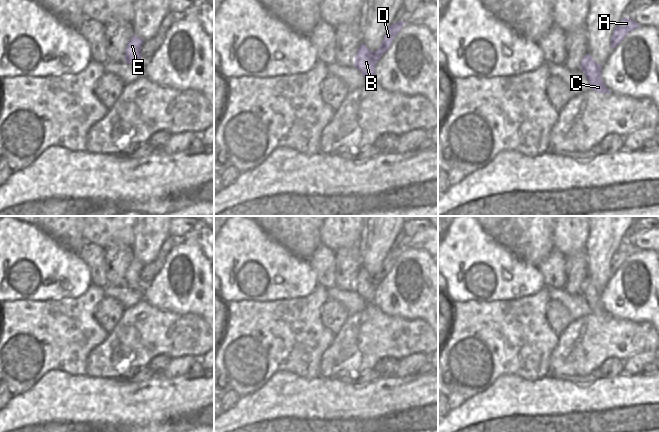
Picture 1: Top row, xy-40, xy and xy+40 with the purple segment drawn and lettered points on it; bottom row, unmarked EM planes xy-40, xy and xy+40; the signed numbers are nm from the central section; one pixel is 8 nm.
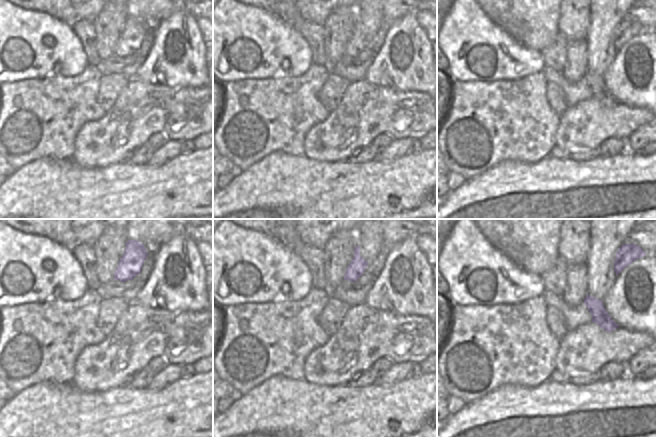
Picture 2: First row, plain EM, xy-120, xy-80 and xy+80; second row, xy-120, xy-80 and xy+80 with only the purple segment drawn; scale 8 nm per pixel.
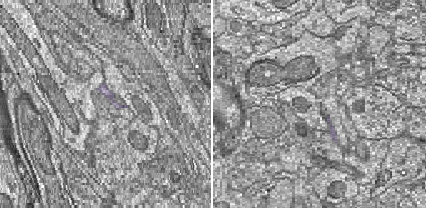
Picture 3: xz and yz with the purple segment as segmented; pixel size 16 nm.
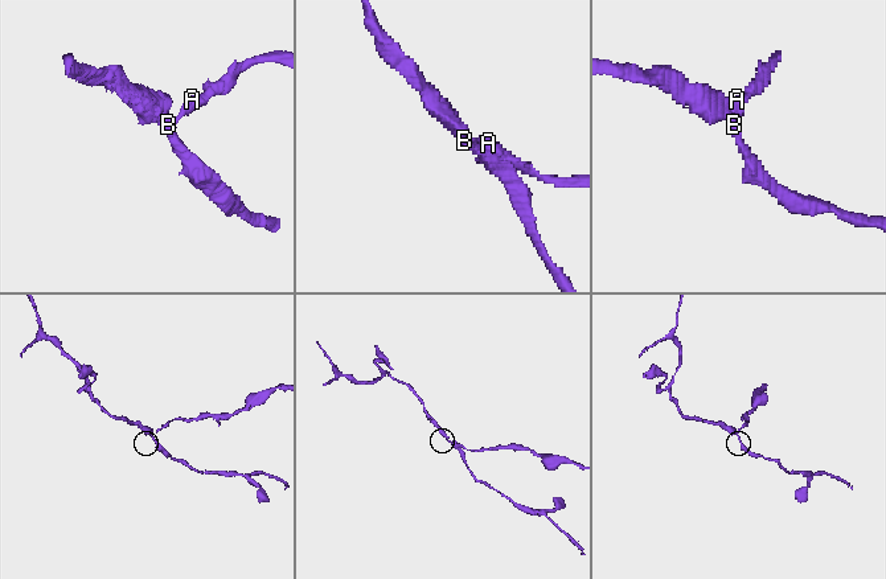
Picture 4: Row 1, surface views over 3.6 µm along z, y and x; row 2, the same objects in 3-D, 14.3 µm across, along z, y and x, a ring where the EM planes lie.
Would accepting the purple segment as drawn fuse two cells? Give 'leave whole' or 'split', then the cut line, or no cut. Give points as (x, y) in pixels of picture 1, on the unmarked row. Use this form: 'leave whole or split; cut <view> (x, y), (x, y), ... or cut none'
split; cut xy (374, 276), (377, 284)

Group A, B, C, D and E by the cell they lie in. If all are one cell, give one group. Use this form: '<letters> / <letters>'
A D / B C E

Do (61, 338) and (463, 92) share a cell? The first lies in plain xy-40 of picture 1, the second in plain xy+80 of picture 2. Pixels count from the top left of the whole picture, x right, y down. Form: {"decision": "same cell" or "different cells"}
{"decision": "same cell"}

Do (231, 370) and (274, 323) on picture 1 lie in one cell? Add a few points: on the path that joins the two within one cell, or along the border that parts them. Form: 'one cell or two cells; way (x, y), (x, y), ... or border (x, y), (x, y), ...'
one cell; way (243, 358), (265, 335)

